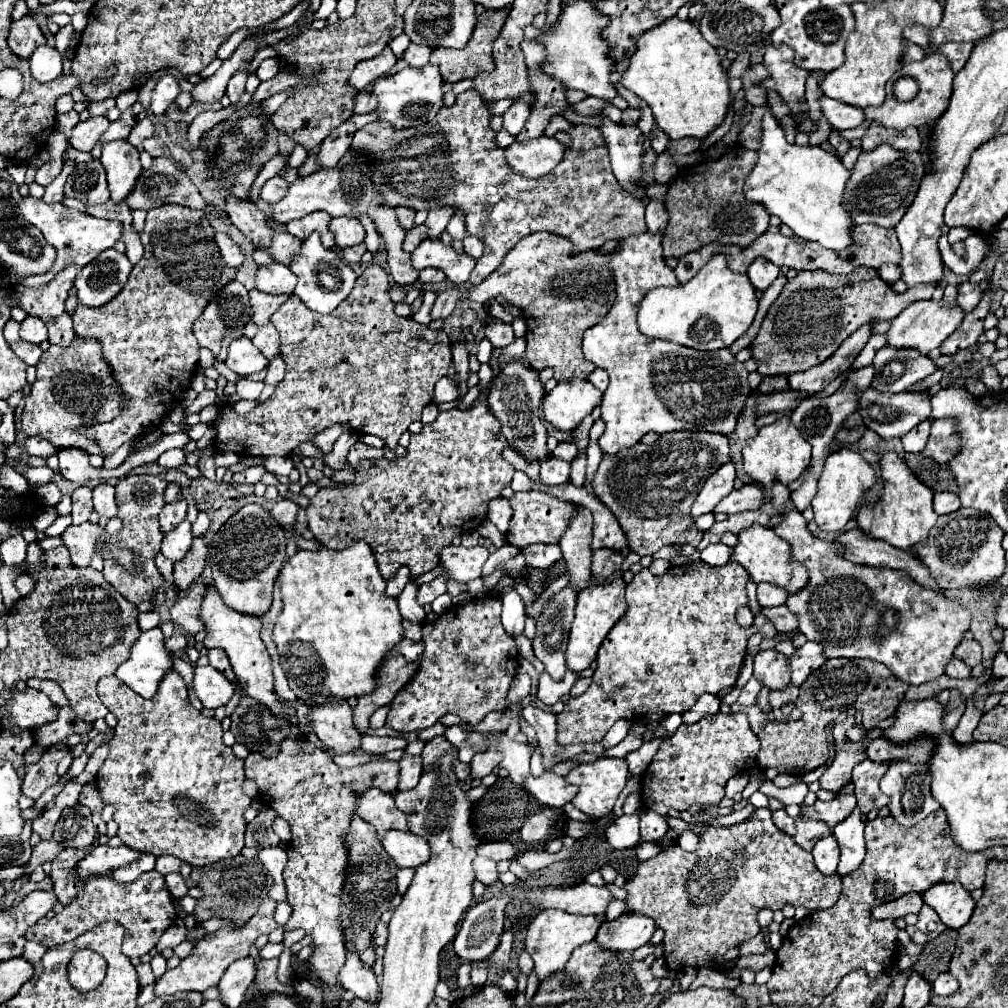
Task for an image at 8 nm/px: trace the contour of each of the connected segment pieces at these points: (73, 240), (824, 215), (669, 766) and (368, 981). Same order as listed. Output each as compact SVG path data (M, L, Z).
M24 197L20 201L20 211L22 217L36 225L42 235L46 237L46 241L56 249L58 257L52 269L56 269L54 273L58 273L62 269L62 265L68 263L76 263L76 265L88 265L90 261L94 261L102 251L112 249L116 245L116 241L122 235L122 223L120 221L108 221L108 219L94 219L78 209L68 209L62 203L54 203L48 205L42 199L34 199L34 197Z
M766 111L762 121L760 143L758 163L744 183L746 199L760 203L770 215L780 217L784 225L806 241L818 241L826 249L834 251L850 247L856 225L842 205L850 171L840 163L840 159L820 147L790 145L784 137L784 129L770 111Z
M718 713L714 717L704 717L698 723L692 725L680 725L678 731L670 737L664 739L652 759L652 763L648 765L648 769L642 775L642 805L648 811L656 811L660 813L664 819L668 819L668 811L688 811L692 805L718 805L720 799L724 797L724 785L728 783L730 777L738 775L742 769L746 769L746 763L754 761L760 749L760 741L758 737L752 733L750 723L746 713Z
M346 945L346 963L338 971L338 981L344 989L350 989L356 997L374 1003L378 1001L378 983L372 967L364 965L354 949L354 945Z

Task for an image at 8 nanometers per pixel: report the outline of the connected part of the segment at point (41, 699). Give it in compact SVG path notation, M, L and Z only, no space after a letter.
M16 691L14 701L2 707L2 717L10 717L10 721L22 729L38 729L58 719L58 707L52 705L42 691Z

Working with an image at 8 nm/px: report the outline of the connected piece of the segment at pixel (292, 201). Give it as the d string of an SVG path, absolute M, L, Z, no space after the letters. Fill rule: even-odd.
M348 151L336 167L316 171L308 177L300 177L296 183L290 185L286 197L282 201L278 201L276 205L272 205L272 221L286 225L288 221L300 219L300 217L314 213L314 211L326 211L332 217L344 217L344 215L358 217L364 213L374 221L376 231L384 241L384 249L388 255L388 269L390 269L394 283L400 287L406 287L406 285L416 283L420 271L412 267L412 253L406 253L402 249L406 229L400 225L396 209L386 205L384 197L374 189L370 165L372 165L372 161L370 161L370 157L366 157L366 151Z

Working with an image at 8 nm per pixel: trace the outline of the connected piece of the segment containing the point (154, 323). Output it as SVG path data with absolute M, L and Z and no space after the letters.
M180 205L150 209L140 239L144 257L132 269L122 293L102 309L78 305L72 315L76 337L98 339L102 343L102 357L124 393L124 409L116 419L92 427L78 427L78 433L100 445L104 457L114 455L124 443L134 445L142 433L158 427L168 411L184 399L182 395L196 371L200 353L200 345L192 333L194 319L202 315L216 291L236 279L236 269L222 261L214 241L214 229L204 211L192 211Z

